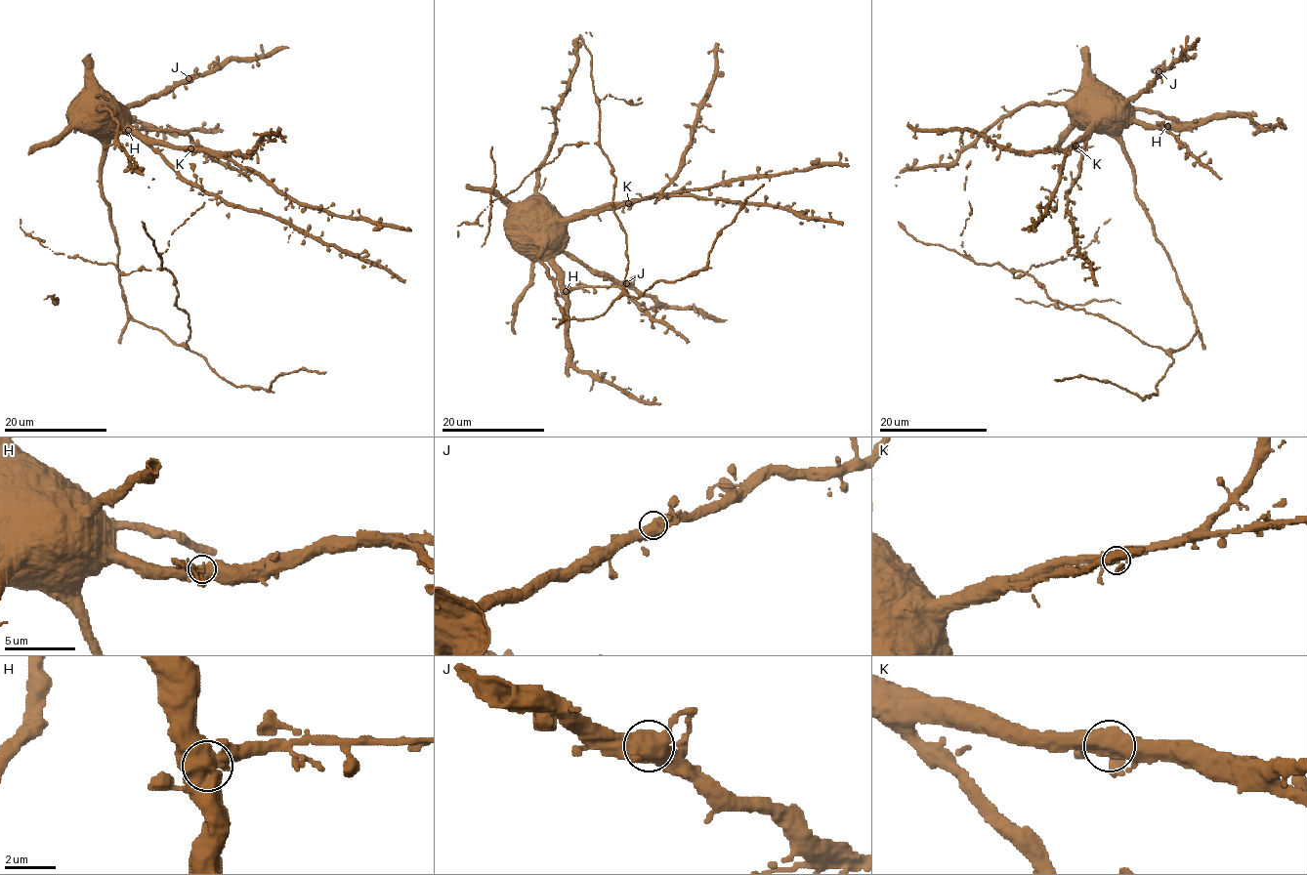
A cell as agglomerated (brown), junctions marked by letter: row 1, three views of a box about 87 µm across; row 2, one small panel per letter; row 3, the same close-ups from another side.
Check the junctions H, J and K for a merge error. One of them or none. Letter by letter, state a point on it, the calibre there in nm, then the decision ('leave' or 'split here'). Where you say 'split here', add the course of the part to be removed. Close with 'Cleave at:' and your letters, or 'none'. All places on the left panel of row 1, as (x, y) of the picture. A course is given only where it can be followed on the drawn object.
H: at (128, 130); 600 nm thick; split here; foreign part runs (128, 130), (181, 130), (217, 162), (229, 164), (251, 180)
J: at (189, 78); 550 nm thick; leave
K: at (190, 148); 550 nm thick; leave
Cleave at: H

